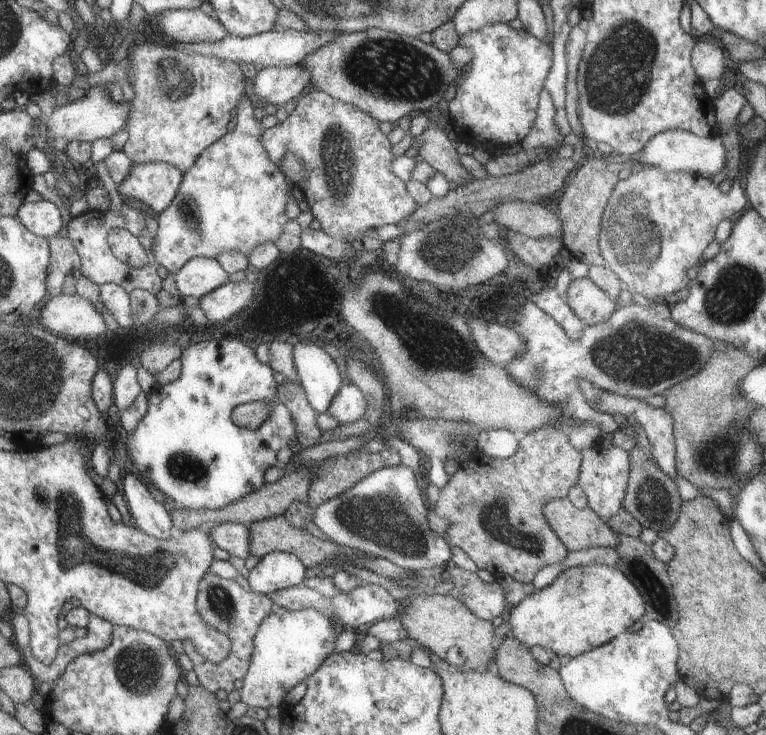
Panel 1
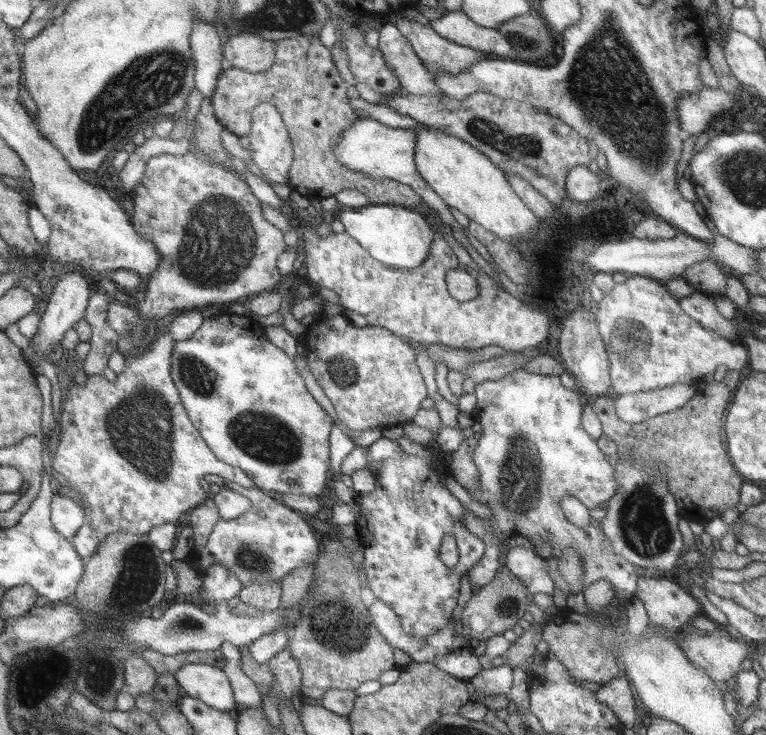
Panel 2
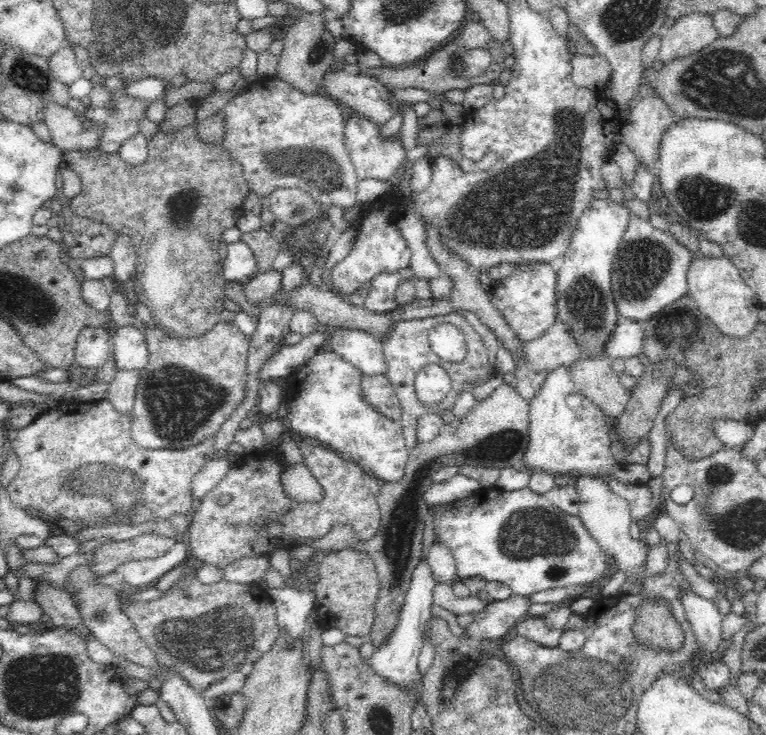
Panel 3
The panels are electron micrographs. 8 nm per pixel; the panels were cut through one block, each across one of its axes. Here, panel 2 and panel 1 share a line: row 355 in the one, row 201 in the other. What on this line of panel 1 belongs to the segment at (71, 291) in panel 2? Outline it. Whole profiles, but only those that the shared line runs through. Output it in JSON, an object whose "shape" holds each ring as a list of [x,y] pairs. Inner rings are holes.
{"shape":[[[43,199],[36,203],[25,203],[17,218],[35,236],[44,239],[50,239],[64,226],[58,206]]]}

